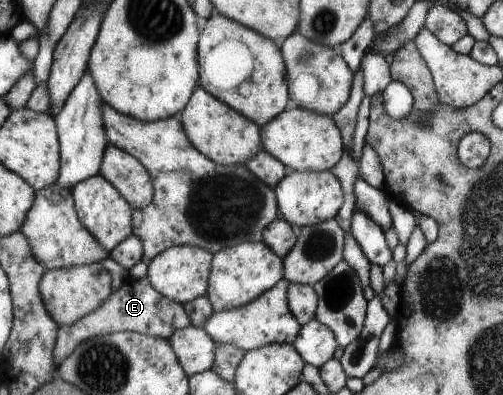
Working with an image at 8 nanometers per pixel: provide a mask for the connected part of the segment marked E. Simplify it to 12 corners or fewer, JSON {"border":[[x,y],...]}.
{"border":[[128,279],[100,307],[58,327],[54,363],[82,341],[129,331],[169,339],[184,306]]}

